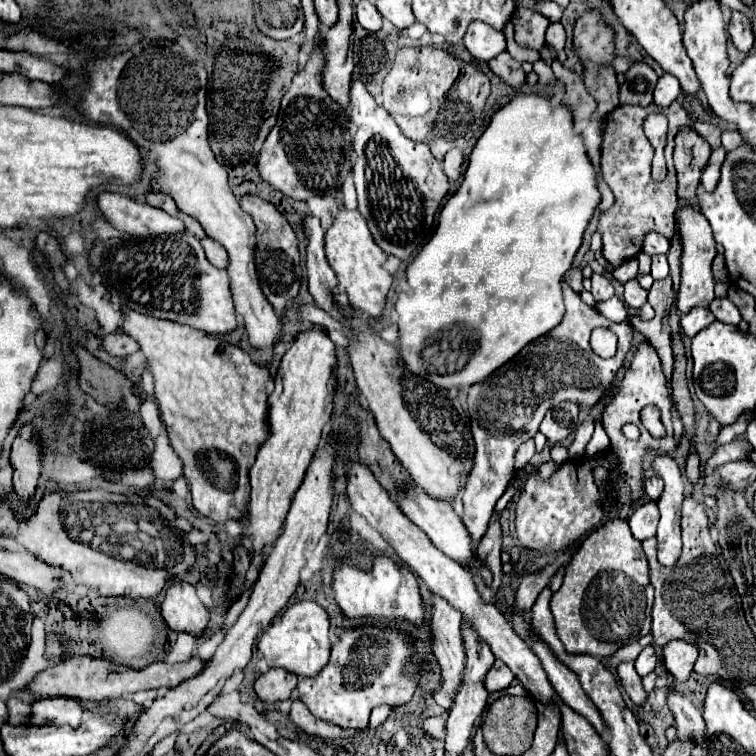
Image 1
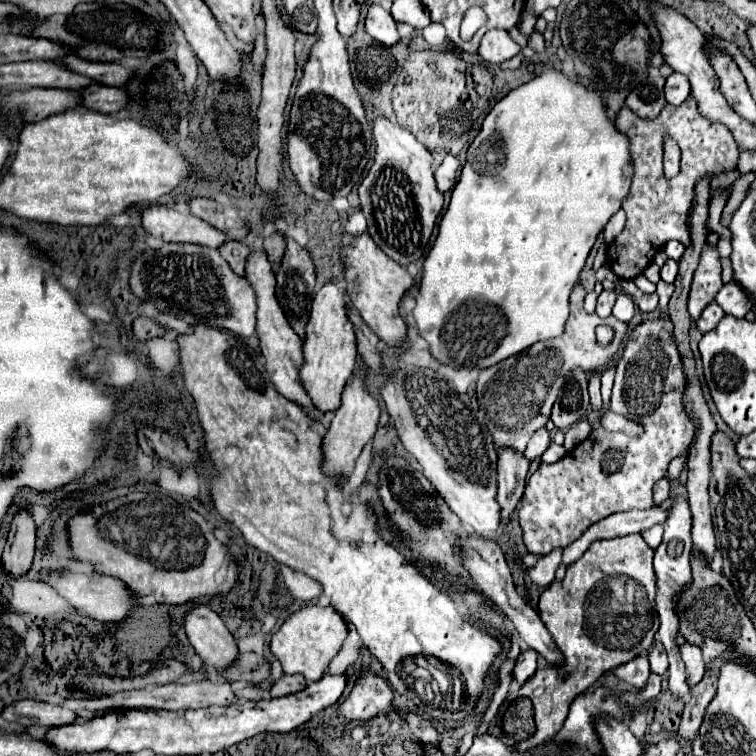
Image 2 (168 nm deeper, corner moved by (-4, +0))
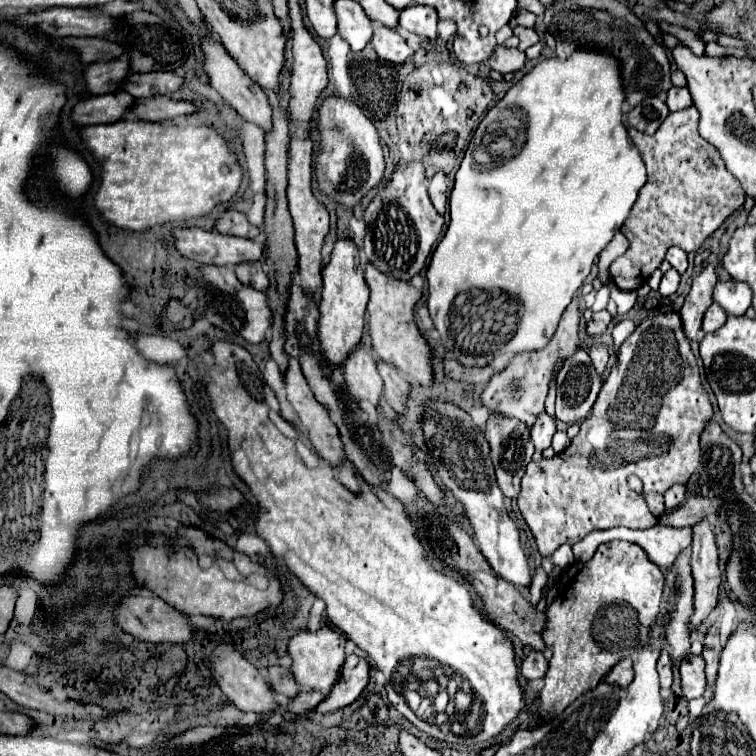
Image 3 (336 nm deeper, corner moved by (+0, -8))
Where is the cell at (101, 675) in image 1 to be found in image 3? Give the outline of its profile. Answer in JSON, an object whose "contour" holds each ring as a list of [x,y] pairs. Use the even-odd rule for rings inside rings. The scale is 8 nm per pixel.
{"contour":[[[269,666],[267,668],[267,682],[277,694],[285,694],[287,698],[293,698],[297,694],[297,682],[293,680],[291,672],[281,666]]]}

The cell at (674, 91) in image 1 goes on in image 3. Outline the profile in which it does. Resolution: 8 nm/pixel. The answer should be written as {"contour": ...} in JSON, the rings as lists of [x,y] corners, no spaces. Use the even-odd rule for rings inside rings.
{"contour":[[[673,86],[673,88],[667,92],[667,106],[669,106],[671,112],[689,108],[691,104],[693,104],[693,100],[691,100],[691,94],[689,94],[687,88],[675,88],[675,86]]]}

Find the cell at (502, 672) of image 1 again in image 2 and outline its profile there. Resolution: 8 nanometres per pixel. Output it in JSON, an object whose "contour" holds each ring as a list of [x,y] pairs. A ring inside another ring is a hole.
{"contour":[[[529,648],[529,650],[525,650],[525,652],[519,654],[517,664],[515,664],[515,670],[513,670],[513,676],[519,682],[525,682],[525,680],[529,680],[535,674],[537,666],[539,666],[539,654]]]}

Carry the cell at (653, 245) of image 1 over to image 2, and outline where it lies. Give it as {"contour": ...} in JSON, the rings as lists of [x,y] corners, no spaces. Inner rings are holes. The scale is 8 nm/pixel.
{"contour":[[[671,240],[671,242],[665,244],[665,254],[667,254],[669,258],[673,258],[673,260],[681,260],[683,252],[685,252],[685,246],[679,244],[677,240]]]}

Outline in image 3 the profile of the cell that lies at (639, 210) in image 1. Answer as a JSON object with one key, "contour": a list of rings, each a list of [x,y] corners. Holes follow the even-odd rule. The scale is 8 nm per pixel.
{"contour":[[[691,106],[671,112],[653,136],[637,128],[627,128],[629,138],[645,162],[647,182],[639,190],[637,202],[621,228],[629,240],[629,248],[609,268],[615,286],[621,290],[643,286],[671,246],[679,246],[687,254],[697,252],[701,242],[745,200],[739,180],[731,176],[717,148],[699,136],[697,120],[699,112]]]}

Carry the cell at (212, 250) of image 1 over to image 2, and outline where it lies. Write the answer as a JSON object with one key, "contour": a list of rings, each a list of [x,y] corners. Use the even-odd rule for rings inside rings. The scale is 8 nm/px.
{"contour":[[[227,240],[223,244],[223,248],[219,248],[219,254],[229,262],[229,266],[233,268],[235,274],[245,276],[245,264],[247,264],[247,258],[251,254],[249,246],[245,246],[241,242],[235,242],[235,240]]]}

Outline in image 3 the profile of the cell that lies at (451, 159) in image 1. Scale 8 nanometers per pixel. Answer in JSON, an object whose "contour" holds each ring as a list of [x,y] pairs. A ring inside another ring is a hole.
{"contour":[[[437,172],[429,180],[429,198],[439,214],[445,212],[445,202],[447,202],[447,176],[445,172]]]}

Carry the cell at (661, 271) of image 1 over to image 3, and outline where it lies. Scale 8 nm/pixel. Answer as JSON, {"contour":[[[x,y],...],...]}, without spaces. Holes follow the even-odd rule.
{"contour":[[[669,268],[663,278],[661,278],[661,286],[659,286],[659,294],[661,296],[671,296],[679,286],[679,272],[675,268]]]}

